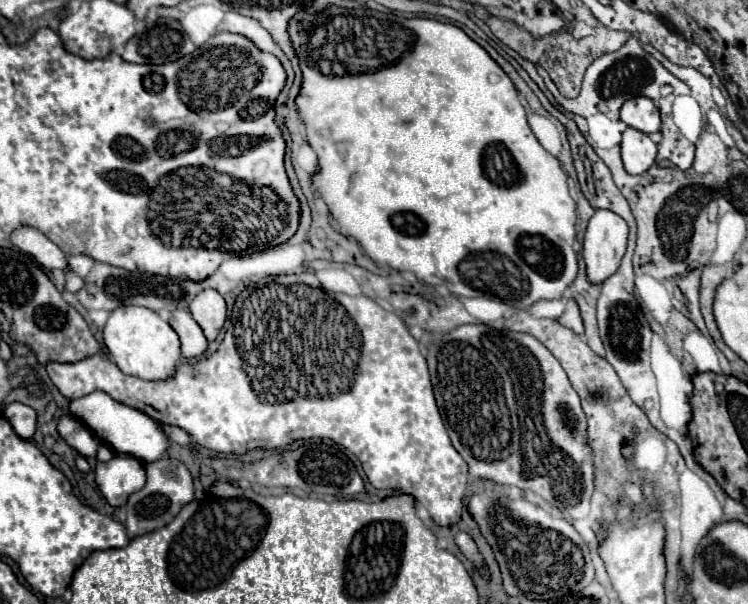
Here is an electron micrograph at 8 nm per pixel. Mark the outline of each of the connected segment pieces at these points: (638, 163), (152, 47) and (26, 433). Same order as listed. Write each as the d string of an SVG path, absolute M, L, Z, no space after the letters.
M627 129L623 133L623 141L621 141L621 155L623 155L623 163L625 169L629 173L645 173L657 157L657 145L649 139L649 135L637 131L637 129Z
M159 17L145 33L135 35L125 47L121 57L131 63L169 63L195 51L191 39L183 33L177 19Z
M9 403L3 407L3 415L21 439L31 439L37 427L37 413L23 403Z

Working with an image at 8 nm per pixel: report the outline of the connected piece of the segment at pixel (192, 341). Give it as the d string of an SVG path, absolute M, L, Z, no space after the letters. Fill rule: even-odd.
M175 309L169 317L169 325L179 335L183 357L195 359L207 349L207 339L205 339L201 327L195 323L195 319L191 317L189 311Z

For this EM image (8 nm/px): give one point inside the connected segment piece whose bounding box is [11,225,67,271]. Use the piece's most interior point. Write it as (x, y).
(28, 239)

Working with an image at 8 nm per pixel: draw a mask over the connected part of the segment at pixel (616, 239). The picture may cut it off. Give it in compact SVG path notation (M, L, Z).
M609 209L595 211L589 219L583 243L583 259L591 283L603 283L617 271L625 255L627 235L629 227L623 217Z

